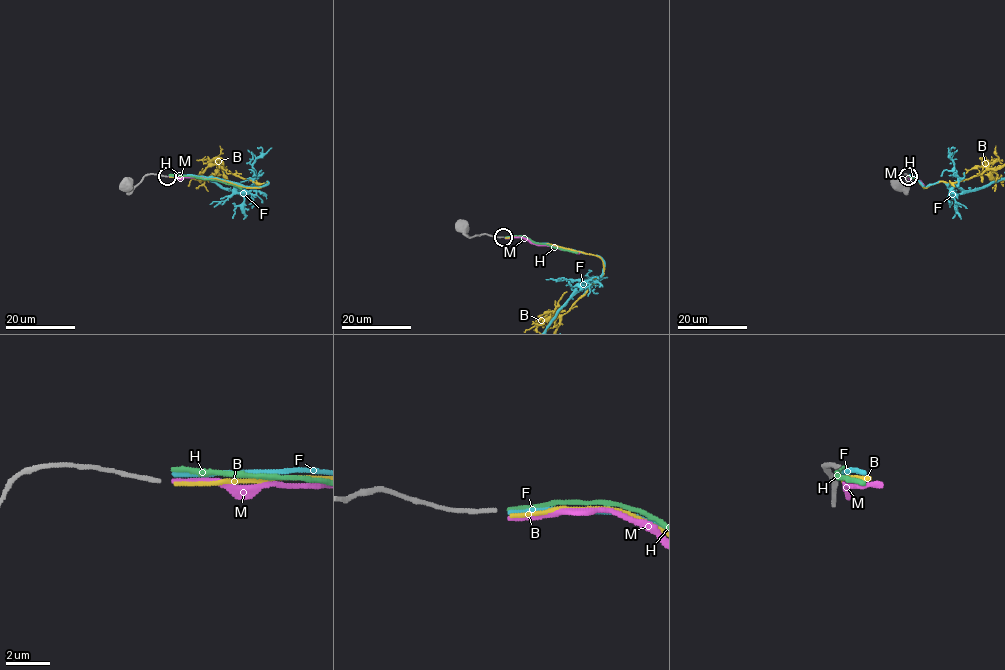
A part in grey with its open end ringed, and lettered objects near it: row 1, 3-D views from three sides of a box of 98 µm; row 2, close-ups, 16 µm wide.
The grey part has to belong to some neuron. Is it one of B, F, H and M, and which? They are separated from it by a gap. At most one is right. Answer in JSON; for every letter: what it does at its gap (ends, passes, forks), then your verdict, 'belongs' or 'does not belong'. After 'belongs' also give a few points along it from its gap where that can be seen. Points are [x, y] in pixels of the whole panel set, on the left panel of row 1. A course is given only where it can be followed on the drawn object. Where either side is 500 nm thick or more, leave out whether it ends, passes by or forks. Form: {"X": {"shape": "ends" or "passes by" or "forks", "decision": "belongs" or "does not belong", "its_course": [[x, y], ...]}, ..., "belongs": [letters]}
{"B": {"shape": "ends", "decision": "does not belong"}, "F": {"shape": "ends", "decision": "does not belong"}, "H": {"shape": "ends", "decision": "does not belong"}, "M": {"shape": "ends", "decision": "does not belong"}, "belongs": []}

